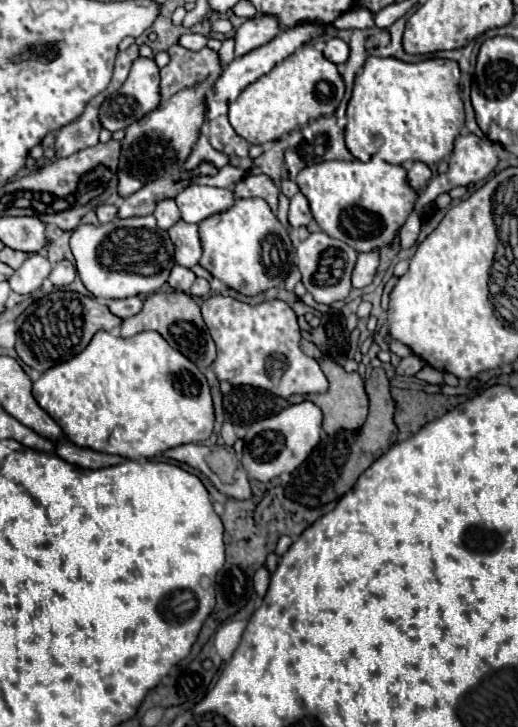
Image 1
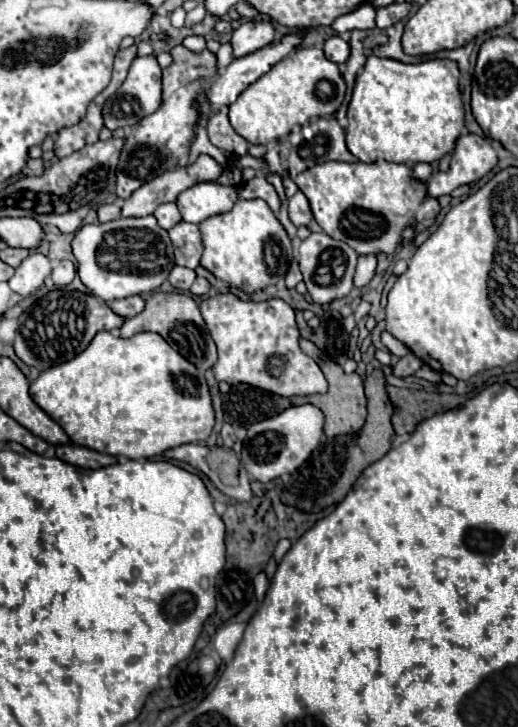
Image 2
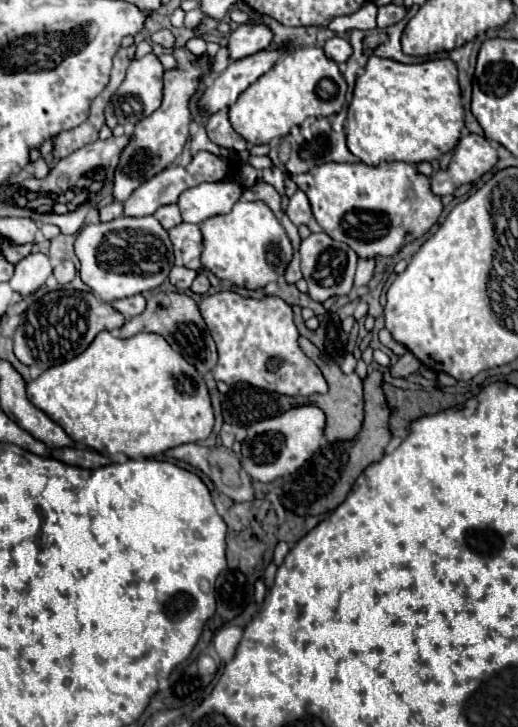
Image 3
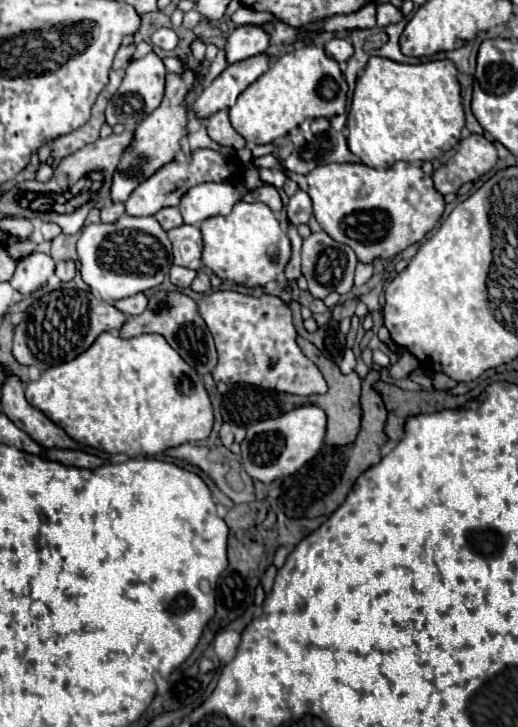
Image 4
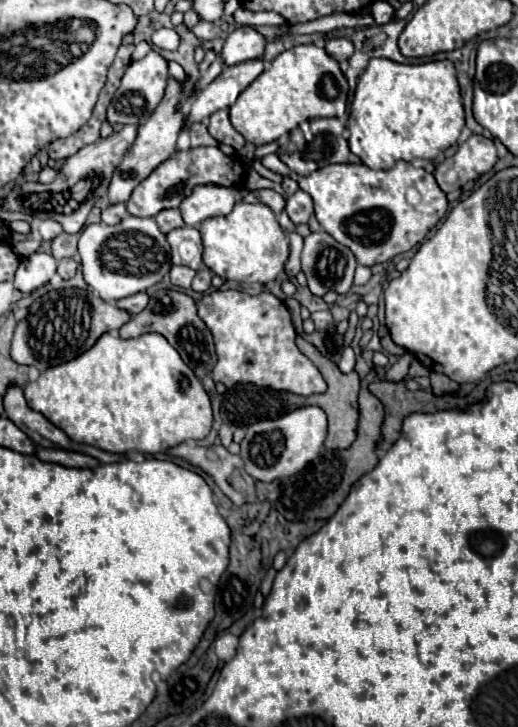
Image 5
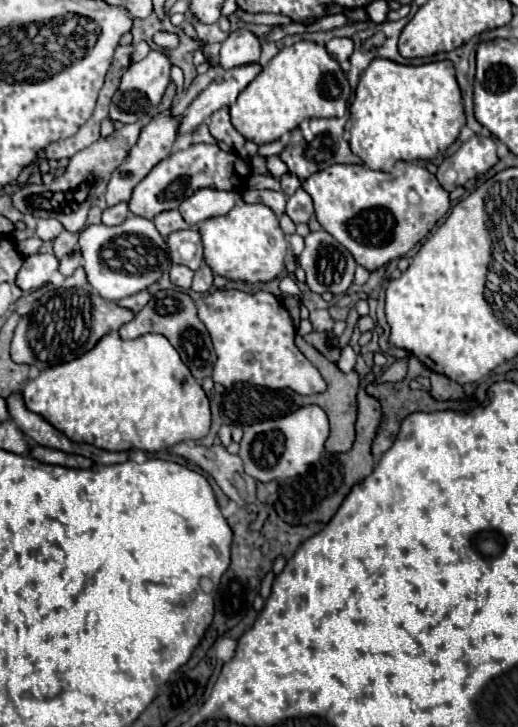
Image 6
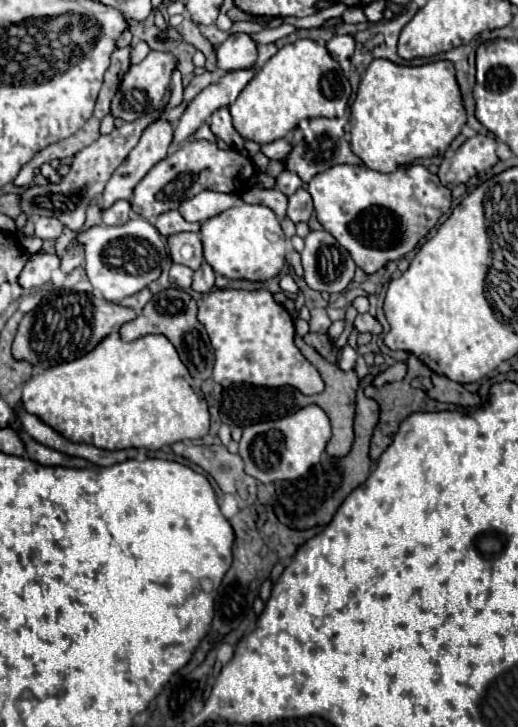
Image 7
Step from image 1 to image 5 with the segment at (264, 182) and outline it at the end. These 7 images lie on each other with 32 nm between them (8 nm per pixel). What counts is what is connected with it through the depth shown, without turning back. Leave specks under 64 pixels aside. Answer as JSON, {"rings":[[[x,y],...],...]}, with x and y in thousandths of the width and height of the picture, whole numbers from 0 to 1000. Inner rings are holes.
{"rings":[[[510,259],[510,261],[490,261],[490,264],[479,264],[471,270],[475,278],[506,278],[514,283],[525,286],[529,294],[541,294],[548,289],[548,272],[533,264],[533,261],[521,261],[521,259]]]}

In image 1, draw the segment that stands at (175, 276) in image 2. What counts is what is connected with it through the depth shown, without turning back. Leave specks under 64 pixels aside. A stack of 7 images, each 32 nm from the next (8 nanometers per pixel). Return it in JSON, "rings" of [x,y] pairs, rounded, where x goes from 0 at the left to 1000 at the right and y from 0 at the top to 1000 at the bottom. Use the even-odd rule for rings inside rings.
{"rings":[[[340,363],[340,366],[332,369],[332,374],[328,374],[324,391],[328,391],[336,399],[363,402],[375,385],[378,385],[378,380],[375,380],[375,374],[371,374],[371,371],[363,371],[363,369],[355,369],[355,366],[344,366],[344,363]]]}

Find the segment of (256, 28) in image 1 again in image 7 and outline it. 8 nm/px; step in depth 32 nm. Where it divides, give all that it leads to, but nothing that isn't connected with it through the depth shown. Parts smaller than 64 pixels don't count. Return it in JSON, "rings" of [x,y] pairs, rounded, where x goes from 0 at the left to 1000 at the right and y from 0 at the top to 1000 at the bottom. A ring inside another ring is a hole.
{"rings":[[[459,44],[444,47],[421,66],[417,88],[429,96],[459,96],[490,91],[498,80],[498,61],[486,55],[483,47]]]}

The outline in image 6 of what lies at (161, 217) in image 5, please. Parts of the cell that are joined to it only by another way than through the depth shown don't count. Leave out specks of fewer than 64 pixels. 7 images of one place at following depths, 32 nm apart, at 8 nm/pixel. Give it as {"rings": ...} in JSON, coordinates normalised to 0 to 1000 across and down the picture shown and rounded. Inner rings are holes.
{"rings":[[[320,289],[320,292],[309,292],[309,294],[297,300],[297,308],[301,308],[301,314],[305,314],[305,319],[309,319],[313,325],[324,325],[324,322],[336,319],[336,316],[378,314],[378,311],[363,311],[363,308],[351,303],[351,297],[347,297],[344,289]]]}

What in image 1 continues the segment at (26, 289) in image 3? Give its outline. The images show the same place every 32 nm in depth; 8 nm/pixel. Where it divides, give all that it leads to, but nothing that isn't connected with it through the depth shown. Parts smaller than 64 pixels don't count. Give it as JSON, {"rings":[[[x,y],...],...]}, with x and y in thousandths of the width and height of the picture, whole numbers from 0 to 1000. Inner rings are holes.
{"rings":[[[62,349],[23,377],[15,391],[35,404],[58,404],[58,402],[66,402],[66,399],[73,399],[81,393],[81,388],[93,382],[97,371],[100,371],[100,366],[97,366],[97,360],[85,352]]]}

